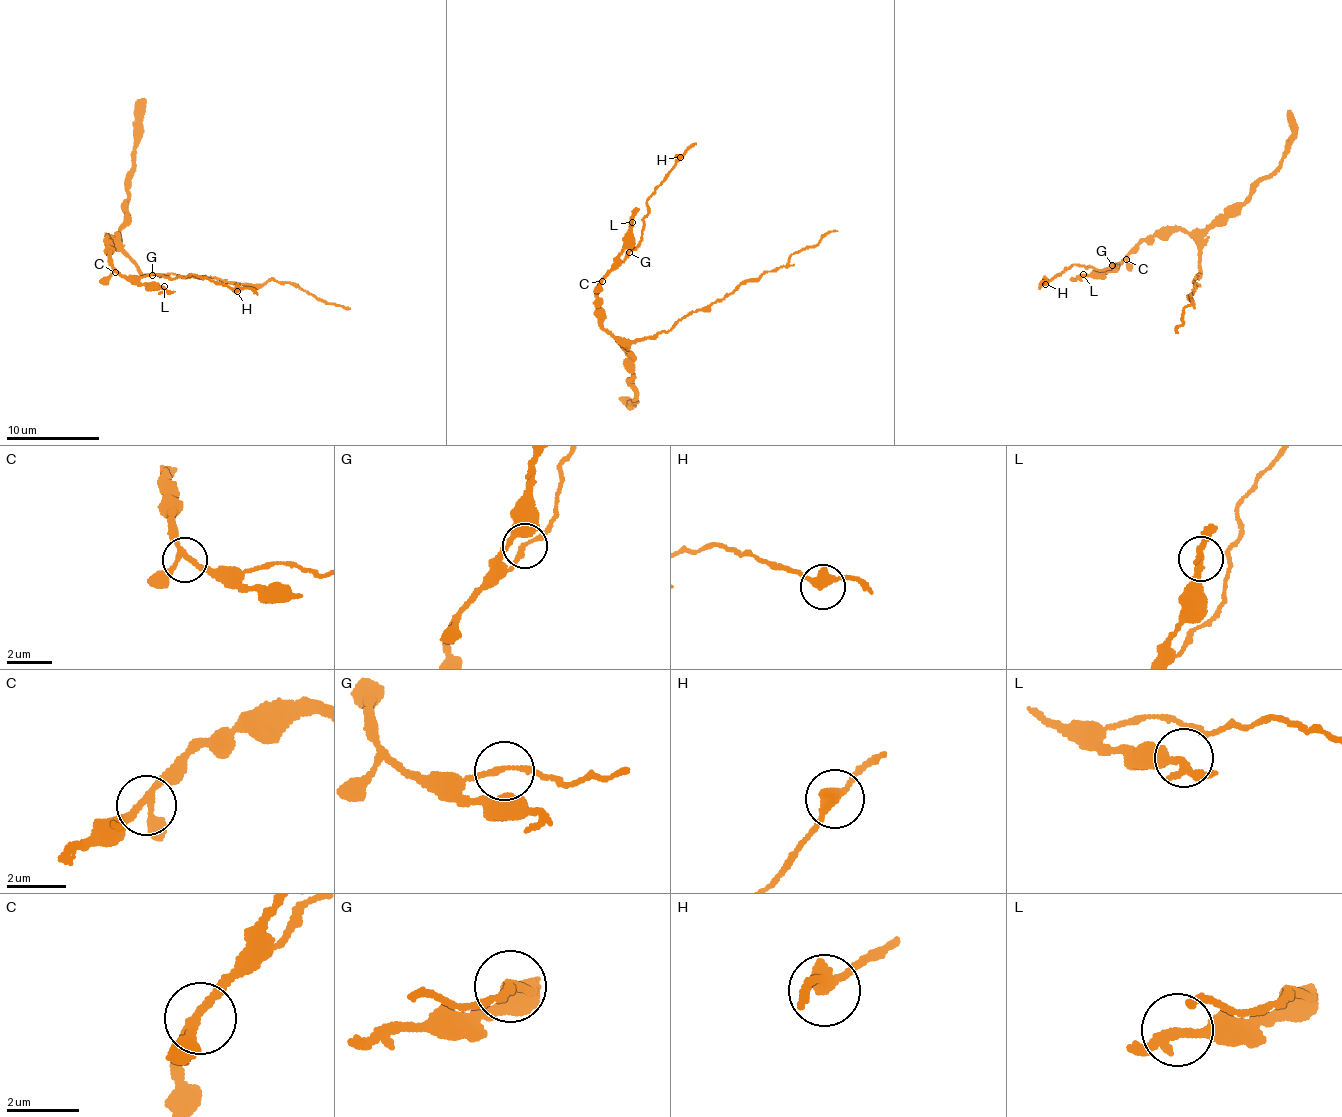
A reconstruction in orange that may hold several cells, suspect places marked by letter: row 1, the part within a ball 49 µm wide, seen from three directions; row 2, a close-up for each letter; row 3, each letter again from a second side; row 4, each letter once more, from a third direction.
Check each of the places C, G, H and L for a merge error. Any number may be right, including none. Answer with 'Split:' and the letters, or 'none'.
Split: none

